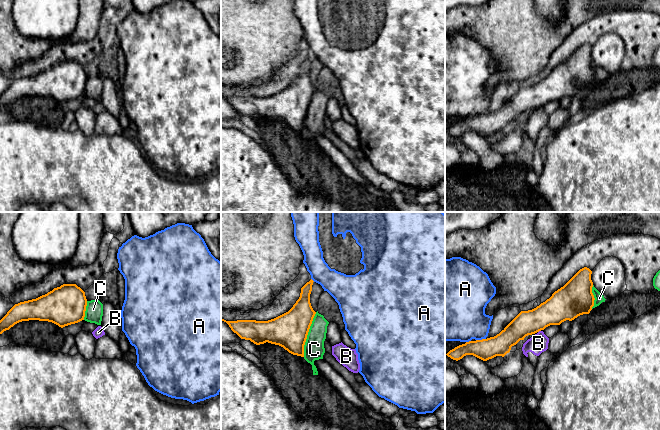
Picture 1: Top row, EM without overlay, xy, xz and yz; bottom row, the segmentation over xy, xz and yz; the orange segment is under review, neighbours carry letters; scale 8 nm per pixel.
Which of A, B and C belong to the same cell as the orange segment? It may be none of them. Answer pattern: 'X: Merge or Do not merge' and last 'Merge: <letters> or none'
A: Do not merge
B: Do not merge
C: Do not merge
Merge: none

